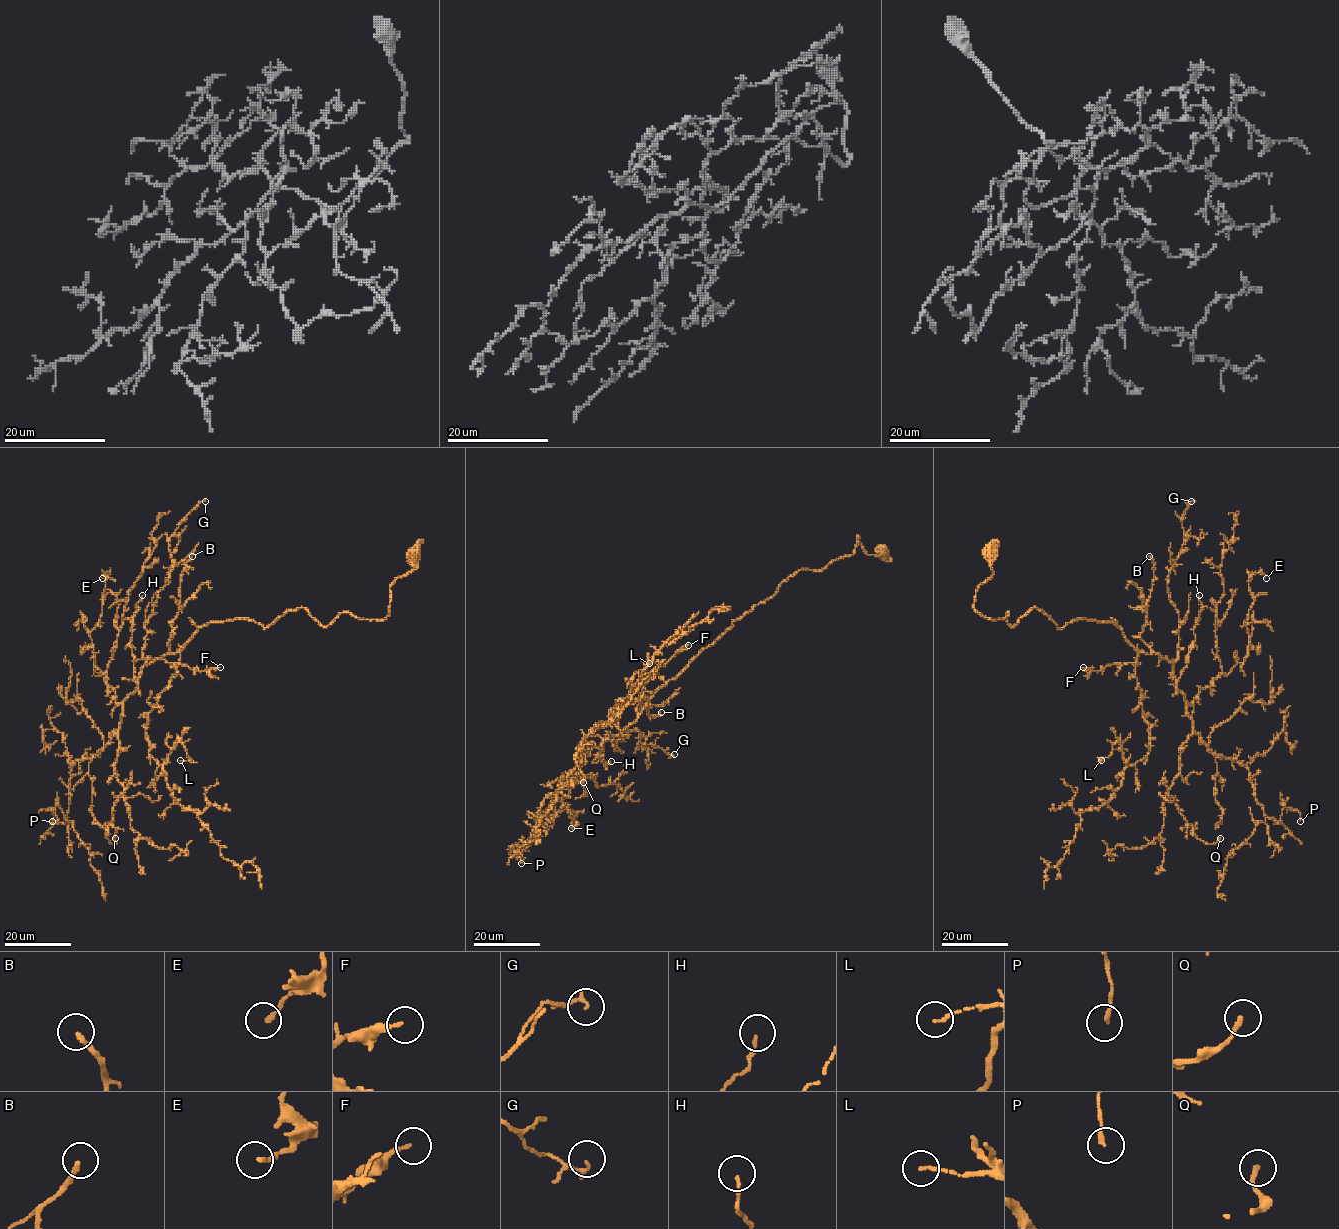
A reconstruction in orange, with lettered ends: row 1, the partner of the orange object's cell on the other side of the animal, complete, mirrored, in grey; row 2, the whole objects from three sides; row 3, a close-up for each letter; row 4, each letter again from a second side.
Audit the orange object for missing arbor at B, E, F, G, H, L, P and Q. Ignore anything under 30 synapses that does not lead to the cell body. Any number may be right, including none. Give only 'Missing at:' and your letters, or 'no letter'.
Missing at: B

